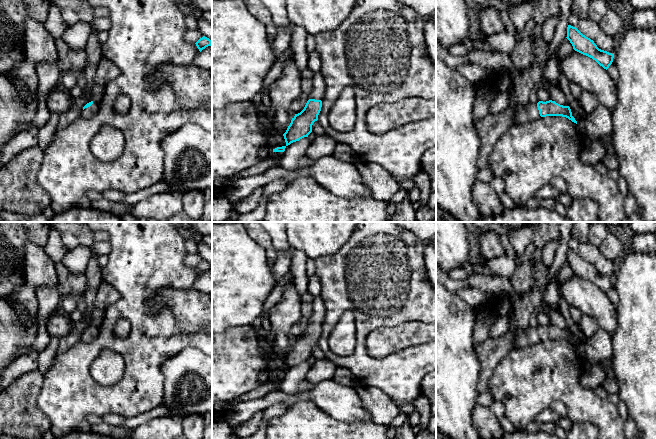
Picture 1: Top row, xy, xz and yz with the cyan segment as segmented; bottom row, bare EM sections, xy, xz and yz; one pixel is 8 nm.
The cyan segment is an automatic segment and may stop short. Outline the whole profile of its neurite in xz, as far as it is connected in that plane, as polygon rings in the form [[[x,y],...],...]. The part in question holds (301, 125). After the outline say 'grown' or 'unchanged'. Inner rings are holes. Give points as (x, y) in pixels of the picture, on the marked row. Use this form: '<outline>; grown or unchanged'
[[[321,71],[314,72],[313,88],[309,94],[310,99],[307,101],[304,109],[295,114],[286,132],[283,134],[286,146],[293,142],[299,141],[312,132],[312,125],[318,120],[318,115],[322,107],[322,99],[326,92],[326,82]]]; grown

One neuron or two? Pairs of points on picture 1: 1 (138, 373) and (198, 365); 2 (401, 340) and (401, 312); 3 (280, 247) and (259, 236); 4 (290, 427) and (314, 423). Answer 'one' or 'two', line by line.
1: two
2: two
3: two
4: one

